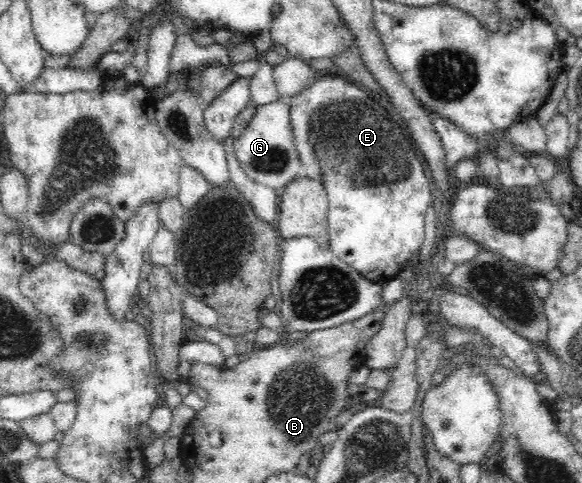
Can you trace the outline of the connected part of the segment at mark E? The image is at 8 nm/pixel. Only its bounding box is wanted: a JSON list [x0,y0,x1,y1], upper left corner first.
[286,73,433,283]

